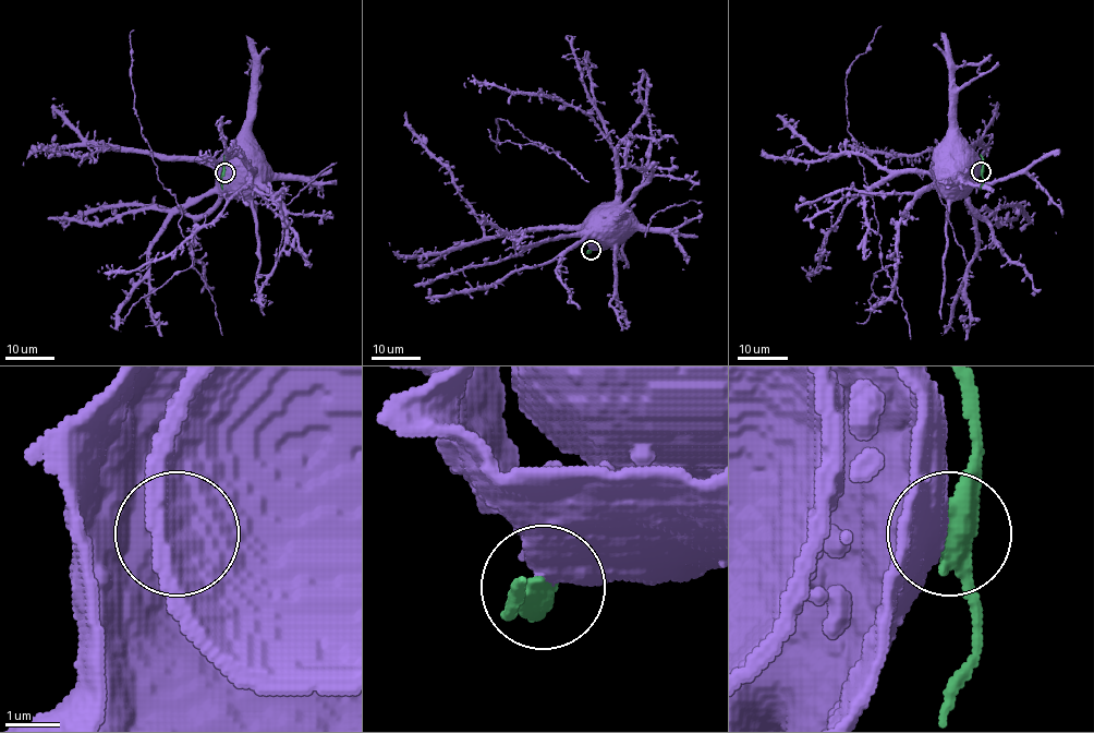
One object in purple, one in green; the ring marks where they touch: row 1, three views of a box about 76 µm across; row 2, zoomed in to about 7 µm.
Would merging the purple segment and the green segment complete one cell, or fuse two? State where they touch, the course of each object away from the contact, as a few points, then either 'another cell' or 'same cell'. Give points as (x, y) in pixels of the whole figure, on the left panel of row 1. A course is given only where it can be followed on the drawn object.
place (225, 172); course purple (223, 172), (246, 152), (258, 156); course green (223, 171), (222, 189); another cell

